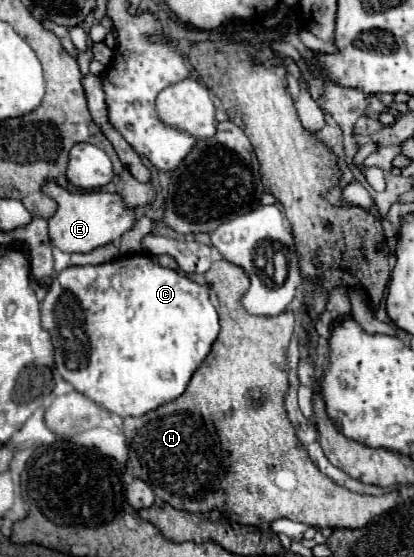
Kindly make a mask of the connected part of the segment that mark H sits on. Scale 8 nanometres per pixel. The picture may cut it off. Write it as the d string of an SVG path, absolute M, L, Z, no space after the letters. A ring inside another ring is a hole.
M214 261L208 273L192 275L192 281L212 283L212 305L216 305L220 315L220 337L212 347L212 353L204 359L204 363L192 375L186 391L180 395L180 401L174 399L170 403L160 405L158 409L142 415L142 417L126 417L124 433L128 437L128 473L146 481L152 491L166 503L170 503L178 511L196 513L198 511L198 491L196 491L196 469L212 469L212 463L224 467L224 475L220 479L220 489L226 499L228 517L240 525L260 525L272 523L276 519L292 519L316 529L360 529L368 525L374 517L392 509L398 501L398 491L390 491L384 495L362 495L354 493L342 485L336 485L330 477L326 477L310 459L306 449L300 449L302 443L296 437L296 429L288 419L284 407L284 395L288 393L288 359L286 349L292 339L294 315L292 311L280 313L276 317L256 317L250 315L240 299L250 287L248 273L226 261ZM290 475L290 487L280 485L278 477Z

